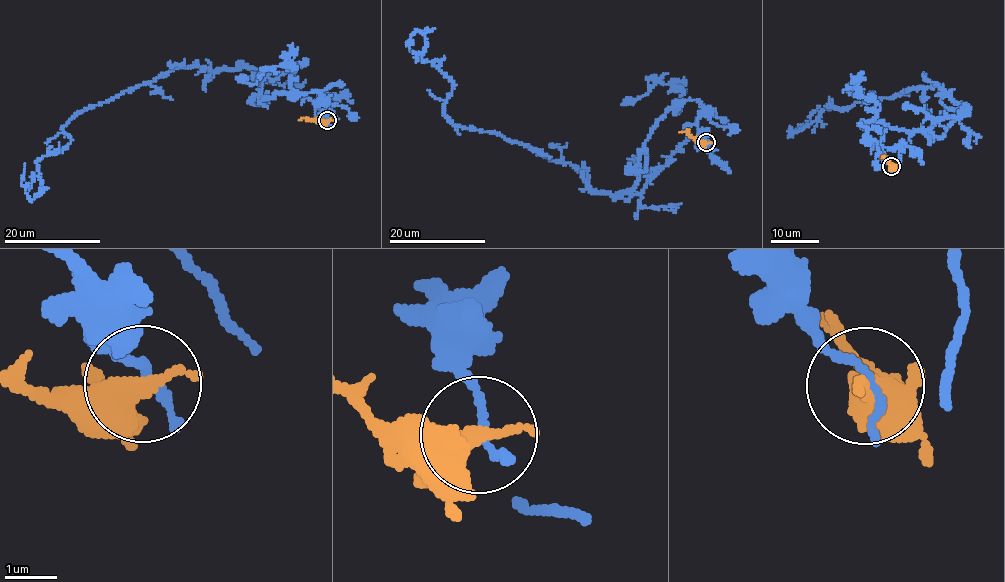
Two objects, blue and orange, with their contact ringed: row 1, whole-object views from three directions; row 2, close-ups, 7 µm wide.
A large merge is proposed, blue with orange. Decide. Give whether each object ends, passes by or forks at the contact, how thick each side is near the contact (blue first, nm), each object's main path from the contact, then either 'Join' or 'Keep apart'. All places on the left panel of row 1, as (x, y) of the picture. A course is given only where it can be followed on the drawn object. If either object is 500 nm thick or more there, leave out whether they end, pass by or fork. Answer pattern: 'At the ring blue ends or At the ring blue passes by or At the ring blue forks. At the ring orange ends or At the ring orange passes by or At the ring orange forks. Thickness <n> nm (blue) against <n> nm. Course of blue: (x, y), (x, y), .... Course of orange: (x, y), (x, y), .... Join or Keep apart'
Thickness 130 nm (blue) against 550 nm. Course of blue: (326, 120), (312, 91), (252, 102), (243, 65), (171, 69), (63, 125), (31, 200), (25, 164). Course of orange: (326, 121), (302, 117), (299, 119). Keep apart

